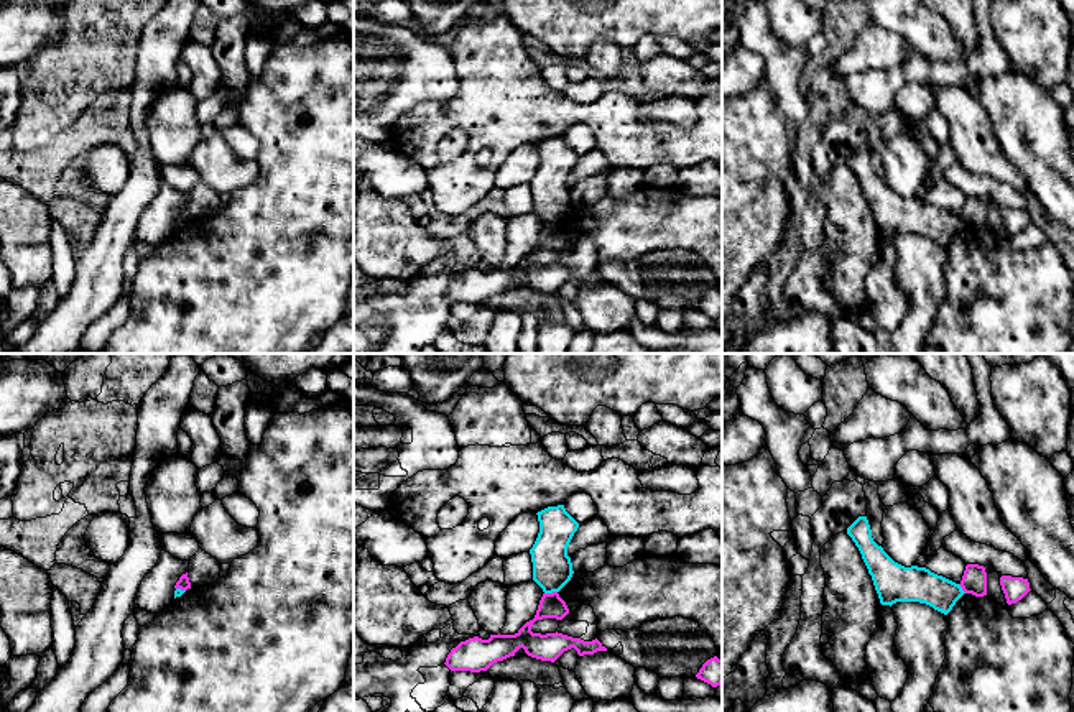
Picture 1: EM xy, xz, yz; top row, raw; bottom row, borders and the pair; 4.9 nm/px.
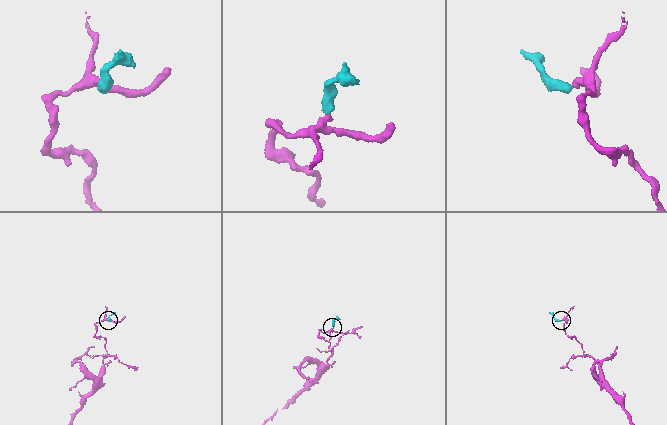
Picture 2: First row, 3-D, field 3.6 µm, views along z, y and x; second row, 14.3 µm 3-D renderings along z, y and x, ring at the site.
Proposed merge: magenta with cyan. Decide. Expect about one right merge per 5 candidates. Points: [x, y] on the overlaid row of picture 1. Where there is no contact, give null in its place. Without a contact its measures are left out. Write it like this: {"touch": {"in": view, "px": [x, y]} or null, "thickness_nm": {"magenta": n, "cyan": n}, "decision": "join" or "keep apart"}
{"touch": {"in": "xz", "px": [550, 594]}, "thickness_nm": {"magenta": 130, "cyan": 190}, "decision": "keep apart"}

